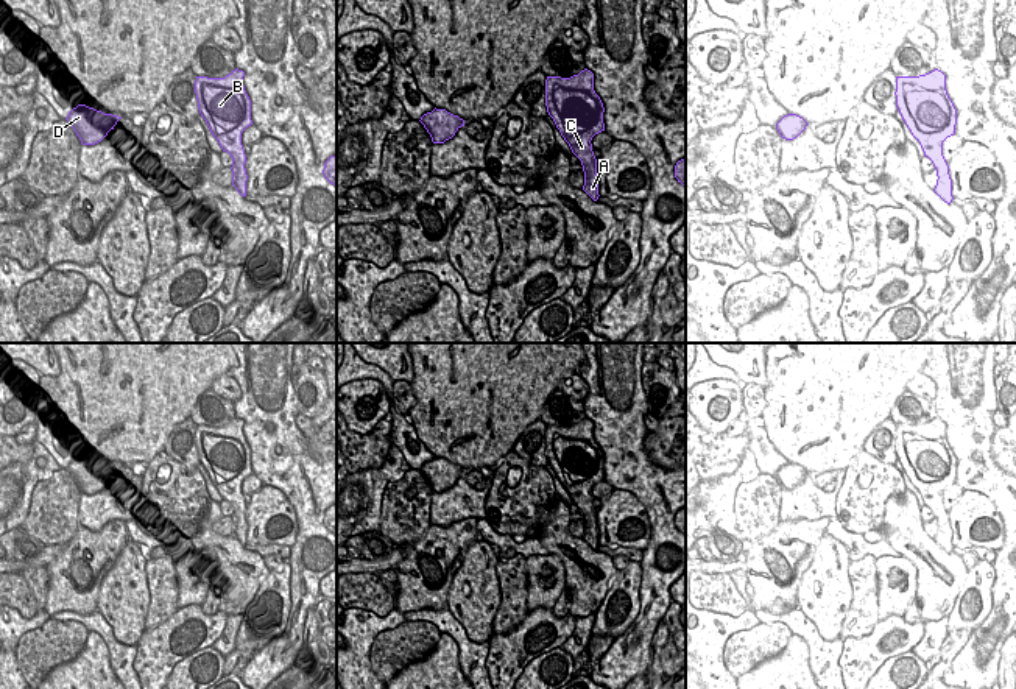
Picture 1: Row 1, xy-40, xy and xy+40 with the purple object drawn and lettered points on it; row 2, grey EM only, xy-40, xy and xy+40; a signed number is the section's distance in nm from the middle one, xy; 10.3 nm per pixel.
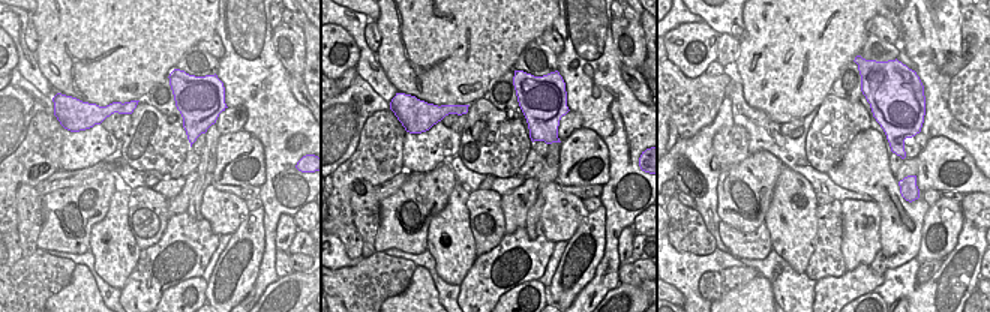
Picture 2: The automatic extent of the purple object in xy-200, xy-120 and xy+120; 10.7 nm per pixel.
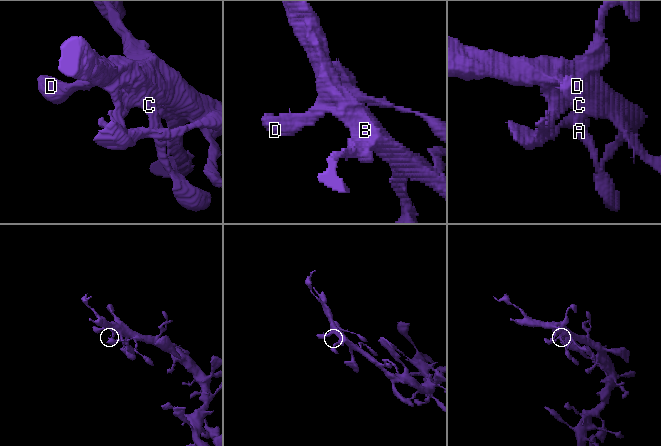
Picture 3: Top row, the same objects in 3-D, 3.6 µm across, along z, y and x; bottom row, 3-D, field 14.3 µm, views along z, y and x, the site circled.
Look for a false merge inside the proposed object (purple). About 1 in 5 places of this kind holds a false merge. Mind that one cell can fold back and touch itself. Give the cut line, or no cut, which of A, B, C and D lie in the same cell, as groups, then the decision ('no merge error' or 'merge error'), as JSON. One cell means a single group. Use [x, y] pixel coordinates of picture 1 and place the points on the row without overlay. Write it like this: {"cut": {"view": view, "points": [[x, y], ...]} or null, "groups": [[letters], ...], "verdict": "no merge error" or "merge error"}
{"cut": null, "groups": [["A", "B", "C", "D"]], "verdict": "no merge error"}

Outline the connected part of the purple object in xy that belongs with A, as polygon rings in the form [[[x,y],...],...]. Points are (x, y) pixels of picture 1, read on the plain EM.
[[[587,418],[570,427],[547,426],[545,455],[572,502],[581,510],[583,539],[598,549],[597,508],[592,486],[605,480],[603,452],[594,440],[594,422]]]

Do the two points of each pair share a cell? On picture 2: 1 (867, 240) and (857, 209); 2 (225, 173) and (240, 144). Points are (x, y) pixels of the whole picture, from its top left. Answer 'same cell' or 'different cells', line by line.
1: same cell
2: same cell

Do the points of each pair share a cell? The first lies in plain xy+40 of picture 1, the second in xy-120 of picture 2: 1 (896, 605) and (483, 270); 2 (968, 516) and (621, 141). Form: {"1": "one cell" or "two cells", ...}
{"1": "two cells", "2": "two cells"}

